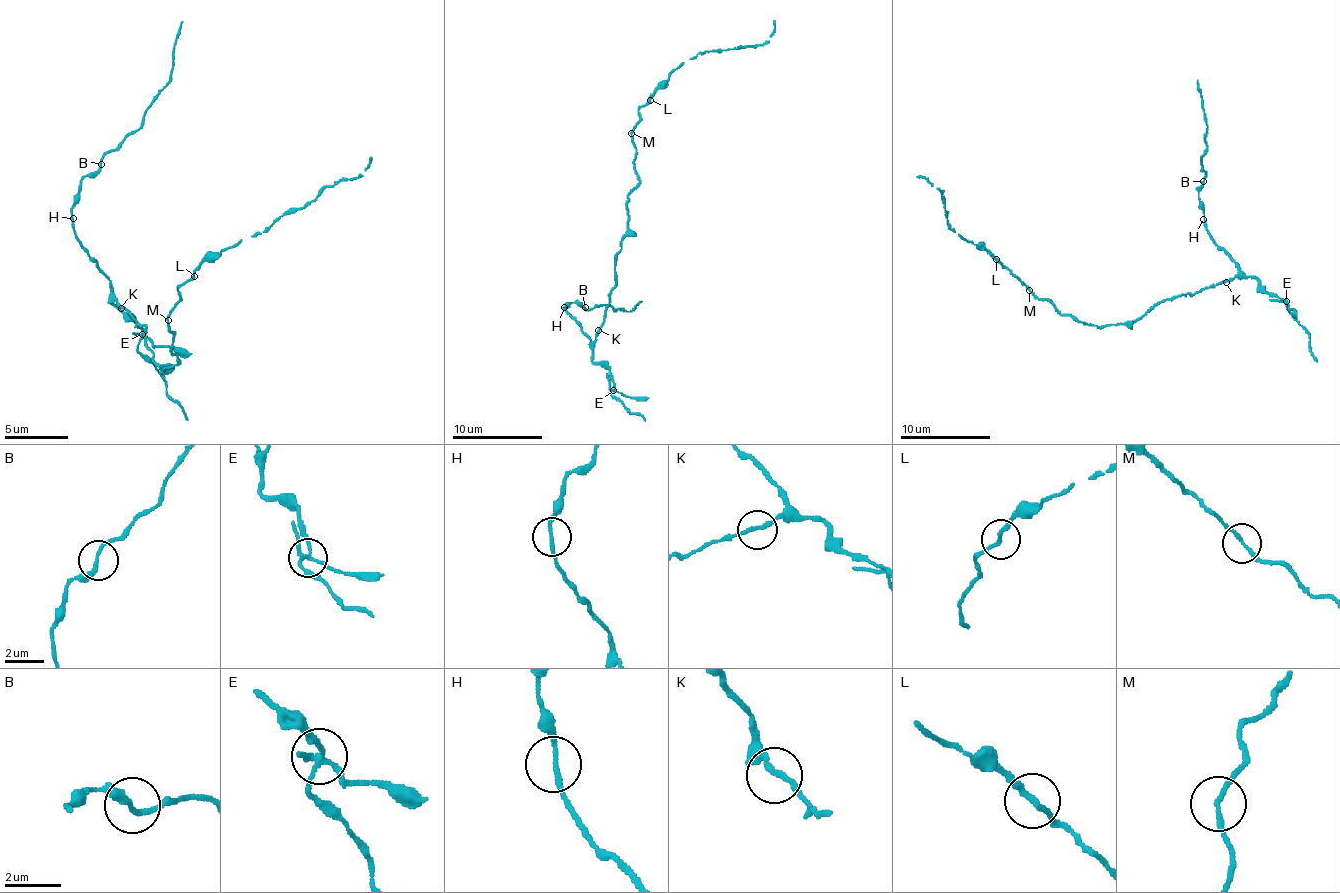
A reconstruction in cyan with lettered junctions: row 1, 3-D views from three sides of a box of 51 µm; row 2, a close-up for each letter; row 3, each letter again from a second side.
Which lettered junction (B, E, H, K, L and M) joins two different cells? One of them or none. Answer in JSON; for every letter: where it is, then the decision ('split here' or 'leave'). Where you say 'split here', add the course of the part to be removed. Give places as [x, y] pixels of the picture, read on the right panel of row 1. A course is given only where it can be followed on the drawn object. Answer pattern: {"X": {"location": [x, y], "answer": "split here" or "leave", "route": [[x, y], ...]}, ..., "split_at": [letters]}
{"B": {"location": [1203, 181], "answer": "leave"}, "E": {"location": [1286, 301], "answer": "split here", "route": [[1287, 300], [1293, 309], [1293, 316]]}, "H": {"location": [1203, 219], "answer": "leave"}, "K": {"location": [1226, 282], "answer": "leave"}, "L": {"location": [996, 259], "answer": "leave"}, "M": {"location": [1029, 290], "answer": "leave"}, "split_at": ["E"]}

